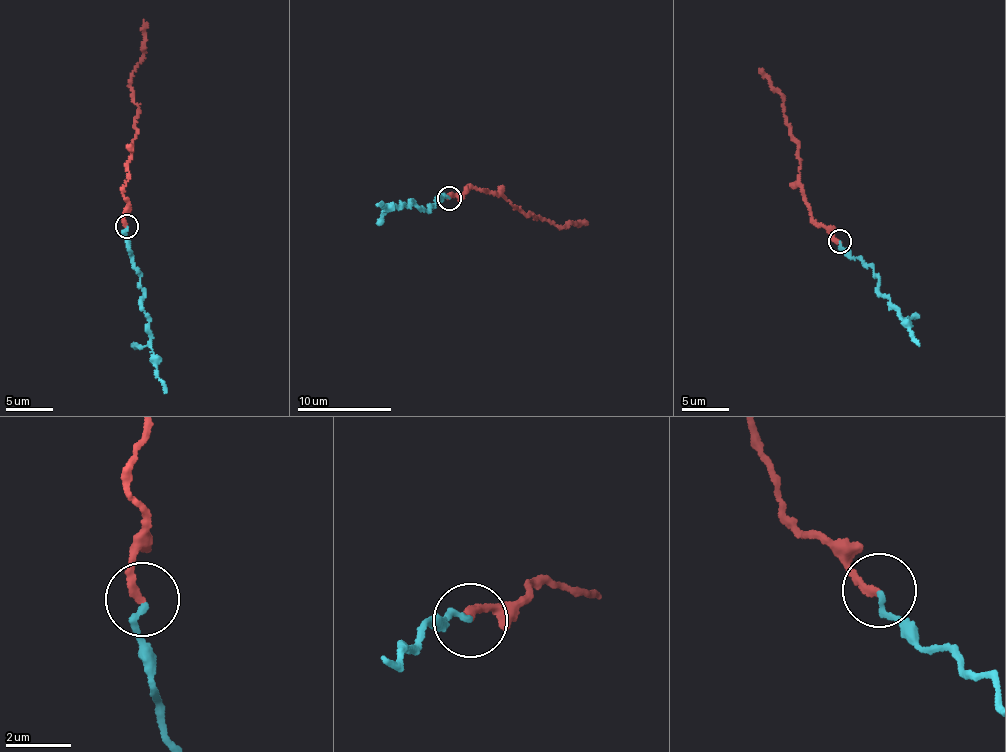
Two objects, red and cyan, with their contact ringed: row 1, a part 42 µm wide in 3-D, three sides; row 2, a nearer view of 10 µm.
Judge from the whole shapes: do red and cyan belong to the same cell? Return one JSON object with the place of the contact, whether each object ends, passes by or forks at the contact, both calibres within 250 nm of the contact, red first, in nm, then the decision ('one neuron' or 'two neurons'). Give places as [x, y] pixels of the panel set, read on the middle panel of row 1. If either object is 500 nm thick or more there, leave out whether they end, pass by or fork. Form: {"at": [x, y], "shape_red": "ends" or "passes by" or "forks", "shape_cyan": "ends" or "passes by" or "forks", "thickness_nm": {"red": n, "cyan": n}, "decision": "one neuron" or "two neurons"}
{"at": [449, 198], "shape_red": "ends", "shape_cyan": "ends", "thickness_nm": {"red": 200, "cyan": 190}, "decision": "one neuron"}

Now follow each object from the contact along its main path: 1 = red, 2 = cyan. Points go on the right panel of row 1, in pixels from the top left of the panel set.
1: (840, 241), (816, 222), (805, 203), (794, 139), (784, 114), (781, 93), (772, 86), (770, 76), (759, 68)
2: (840, 241), (845, 253), (859, 257), (873, 268), (879, 279), (877, 291), (890, 300), (918, 344)

